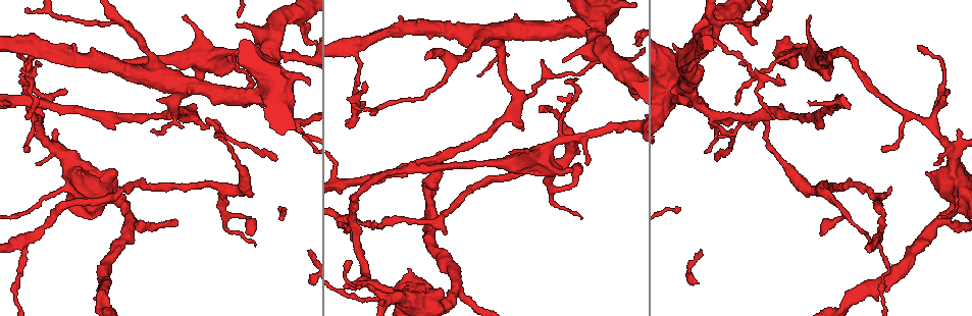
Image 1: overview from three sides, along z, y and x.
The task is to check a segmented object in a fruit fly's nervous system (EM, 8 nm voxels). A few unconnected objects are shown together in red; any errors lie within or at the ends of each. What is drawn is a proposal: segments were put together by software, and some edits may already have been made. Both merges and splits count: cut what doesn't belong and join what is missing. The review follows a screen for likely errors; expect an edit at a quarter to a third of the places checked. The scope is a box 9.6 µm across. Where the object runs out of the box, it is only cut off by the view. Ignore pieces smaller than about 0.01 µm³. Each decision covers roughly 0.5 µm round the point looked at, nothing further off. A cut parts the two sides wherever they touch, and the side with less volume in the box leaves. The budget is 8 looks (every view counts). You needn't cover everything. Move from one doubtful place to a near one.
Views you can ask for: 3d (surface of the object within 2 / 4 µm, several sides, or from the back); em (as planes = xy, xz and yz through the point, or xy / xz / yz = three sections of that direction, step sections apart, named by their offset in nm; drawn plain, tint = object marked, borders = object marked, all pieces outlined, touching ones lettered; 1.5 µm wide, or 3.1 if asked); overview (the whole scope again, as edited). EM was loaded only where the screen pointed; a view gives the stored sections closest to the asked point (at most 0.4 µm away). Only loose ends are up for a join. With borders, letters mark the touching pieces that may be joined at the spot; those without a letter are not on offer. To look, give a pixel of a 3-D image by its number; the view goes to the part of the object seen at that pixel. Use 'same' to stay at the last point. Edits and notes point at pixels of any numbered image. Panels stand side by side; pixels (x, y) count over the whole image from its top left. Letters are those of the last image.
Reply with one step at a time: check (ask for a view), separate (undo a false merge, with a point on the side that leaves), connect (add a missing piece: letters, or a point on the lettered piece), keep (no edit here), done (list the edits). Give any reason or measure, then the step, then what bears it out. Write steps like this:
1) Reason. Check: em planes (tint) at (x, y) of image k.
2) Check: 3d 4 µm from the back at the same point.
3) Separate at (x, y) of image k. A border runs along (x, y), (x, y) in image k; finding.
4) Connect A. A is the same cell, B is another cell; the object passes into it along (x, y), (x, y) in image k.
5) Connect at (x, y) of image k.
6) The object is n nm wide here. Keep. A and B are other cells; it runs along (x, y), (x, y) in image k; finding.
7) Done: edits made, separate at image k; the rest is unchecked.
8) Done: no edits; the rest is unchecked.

Three-way junction. Check: em yz step 4 (tint) at (28, 41) of image 1.

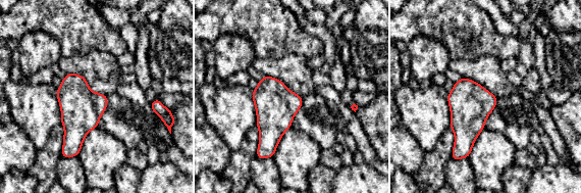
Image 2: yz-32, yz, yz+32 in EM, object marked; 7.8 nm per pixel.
Another direction. Check: em planes (tint) at the same point.

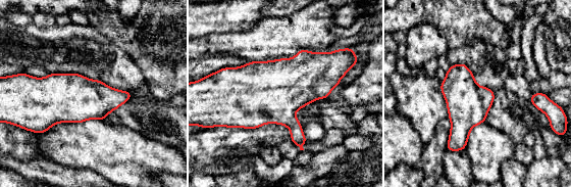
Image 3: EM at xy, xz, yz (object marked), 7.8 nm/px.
What lies round it. Check: em planes (borders) at the same point.

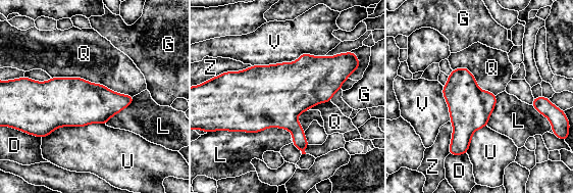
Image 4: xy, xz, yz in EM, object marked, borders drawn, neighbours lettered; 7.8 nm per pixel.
Keep. D, G, L, Q, U, V and Z are other cells; a border runs along (51, 77), (82, 77), (133, 96) in image 4; all the same neuron.

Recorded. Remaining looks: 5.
Thin end. Check: 3d 2 µm at (27, 119) of image 1.

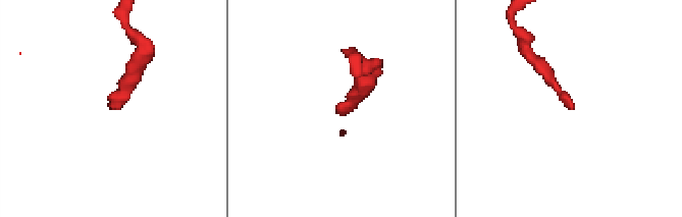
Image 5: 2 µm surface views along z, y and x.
Shape alone is not enough. Check: em planes (borders) at (572, 107) of image 5.

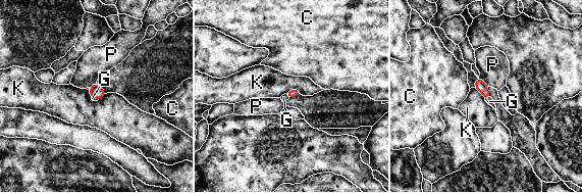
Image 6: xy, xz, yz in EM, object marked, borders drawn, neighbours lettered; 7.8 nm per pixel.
The object is 70 nm wide here; the longest contact is with K, 140 nm. Connect G. G is the same cell, C, K and P are other cells; it goes on there.

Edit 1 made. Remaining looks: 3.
Branch stops here. Check: 3d 2 µm at (821, 234) of image 1.

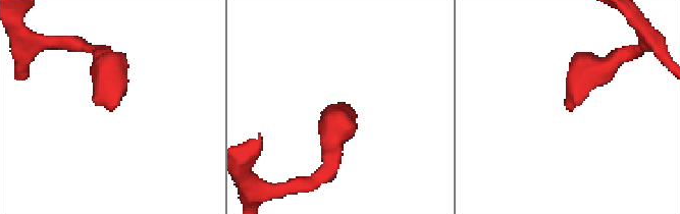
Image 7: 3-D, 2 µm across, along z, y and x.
Check: em planes (borders) at (565, 105) of image 7.

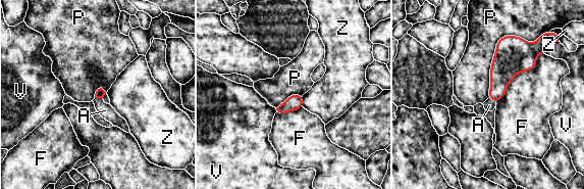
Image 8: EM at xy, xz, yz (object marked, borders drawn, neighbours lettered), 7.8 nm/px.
The longest contact is with P, 600 nm. Connect A. A is the same cell, F, P, V and Z are other cells; it goes on there.

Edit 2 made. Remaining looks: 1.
Done: edits made, connect at image 6, connect at image 8; the rest is unchecked.

